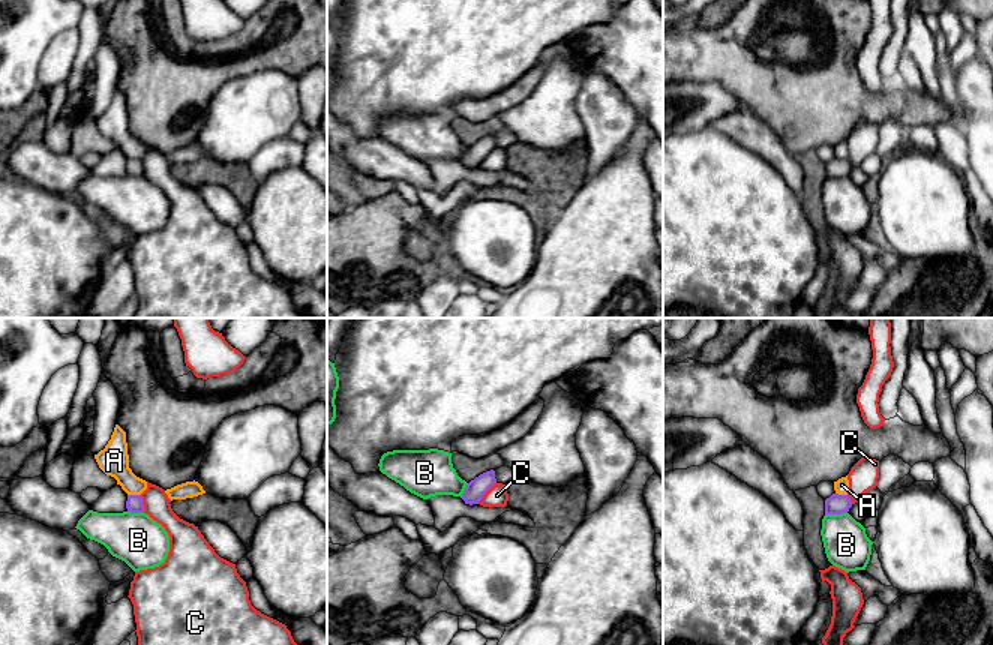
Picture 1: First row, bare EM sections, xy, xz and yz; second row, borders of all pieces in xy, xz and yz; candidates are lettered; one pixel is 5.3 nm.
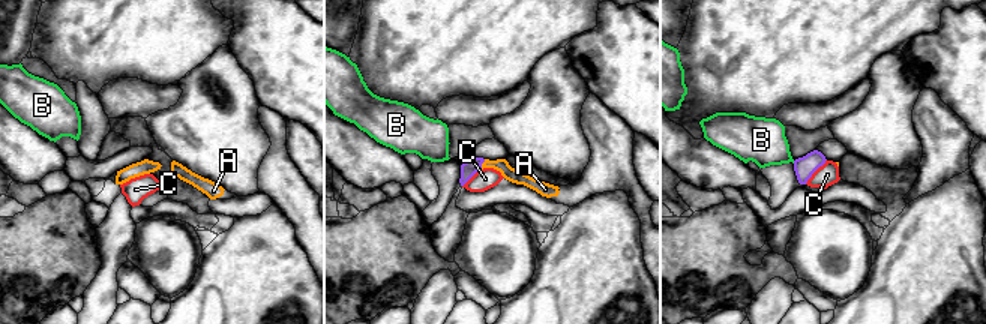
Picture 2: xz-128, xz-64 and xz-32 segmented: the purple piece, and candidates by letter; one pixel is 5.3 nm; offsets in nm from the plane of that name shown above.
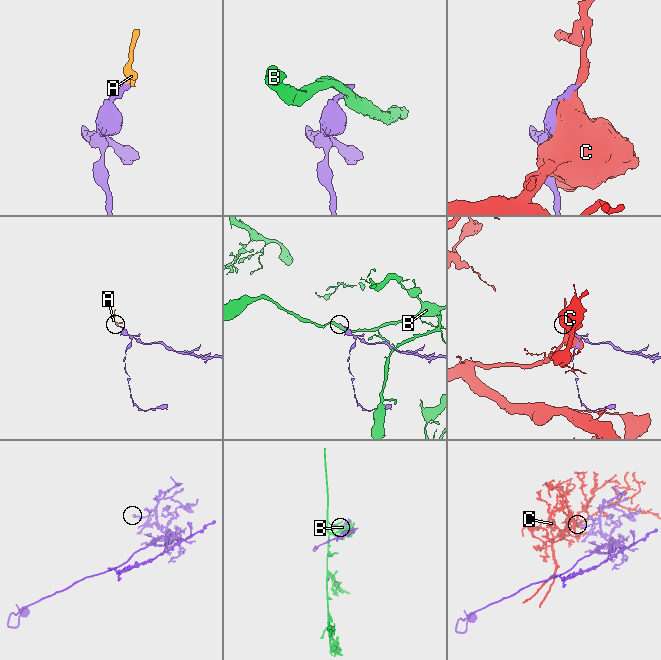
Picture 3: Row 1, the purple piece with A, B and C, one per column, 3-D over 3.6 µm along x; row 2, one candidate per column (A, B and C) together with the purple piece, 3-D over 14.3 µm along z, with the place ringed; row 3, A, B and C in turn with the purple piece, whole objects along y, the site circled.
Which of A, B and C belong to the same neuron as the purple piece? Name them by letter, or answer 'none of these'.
none of these

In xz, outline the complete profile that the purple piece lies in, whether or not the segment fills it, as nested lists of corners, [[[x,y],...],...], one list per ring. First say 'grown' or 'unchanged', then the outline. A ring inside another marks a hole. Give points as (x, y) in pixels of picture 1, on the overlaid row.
unchanged | [[[486,471],[483,474],[480,474],[478,477],[476,477],[474,480],[471,480],[464,494],[462,494],[462,500],[465,501],[465,504],[478,504],[478,501],[482,500],[482,496],[496,483],[495,478],[495,471]]]

